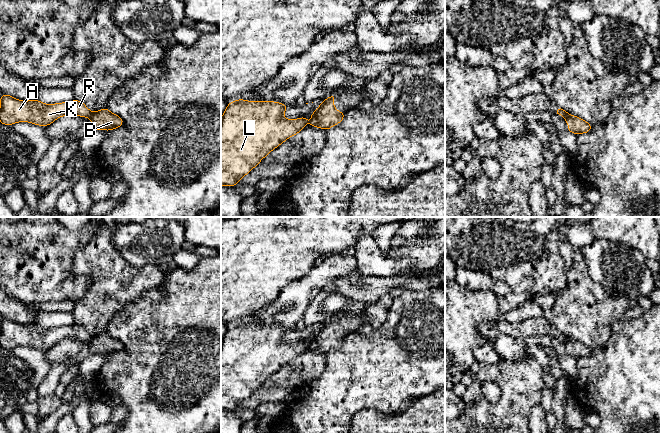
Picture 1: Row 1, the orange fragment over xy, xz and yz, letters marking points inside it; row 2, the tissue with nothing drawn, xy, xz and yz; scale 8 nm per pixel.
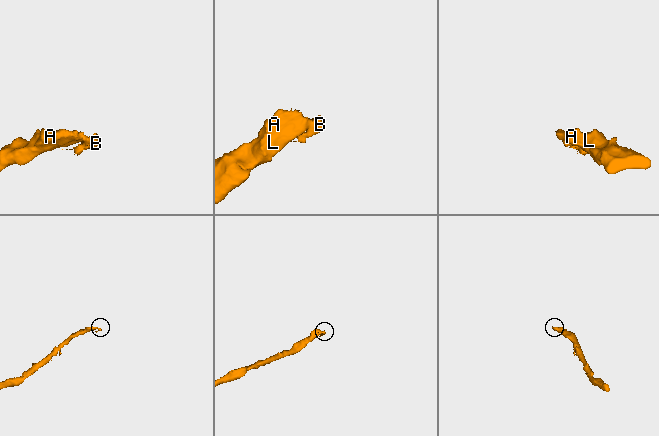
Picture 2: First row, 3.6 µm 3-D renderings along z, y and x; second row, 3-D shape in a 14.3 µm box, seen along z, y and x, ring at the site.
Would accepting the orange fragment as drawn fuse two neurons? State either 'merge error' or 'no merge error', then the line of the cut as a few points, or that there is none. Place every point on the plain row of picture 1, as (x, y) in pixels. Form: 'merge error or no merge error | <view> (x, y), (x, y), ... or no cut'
merge error | xy (93, 337), (89, 341)

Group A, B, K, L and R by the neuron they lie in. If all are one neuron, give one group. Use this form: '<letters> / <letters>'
A K L R / B

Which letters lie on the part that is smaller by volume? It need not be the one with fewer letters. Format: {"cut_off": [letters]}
{"cut_off": ["B"]}

